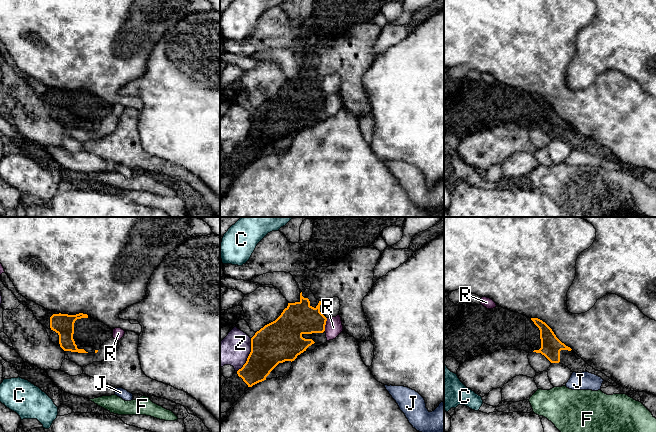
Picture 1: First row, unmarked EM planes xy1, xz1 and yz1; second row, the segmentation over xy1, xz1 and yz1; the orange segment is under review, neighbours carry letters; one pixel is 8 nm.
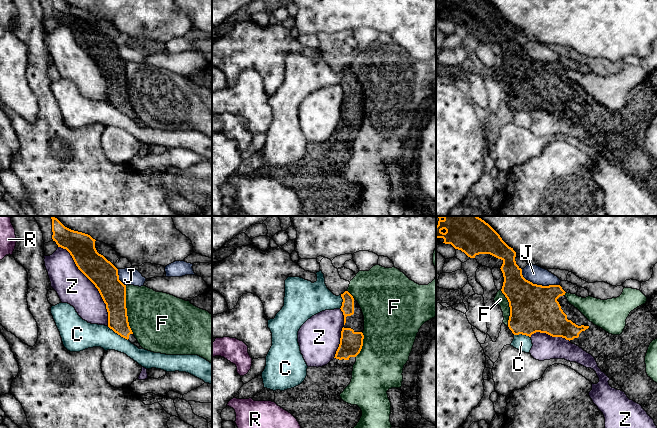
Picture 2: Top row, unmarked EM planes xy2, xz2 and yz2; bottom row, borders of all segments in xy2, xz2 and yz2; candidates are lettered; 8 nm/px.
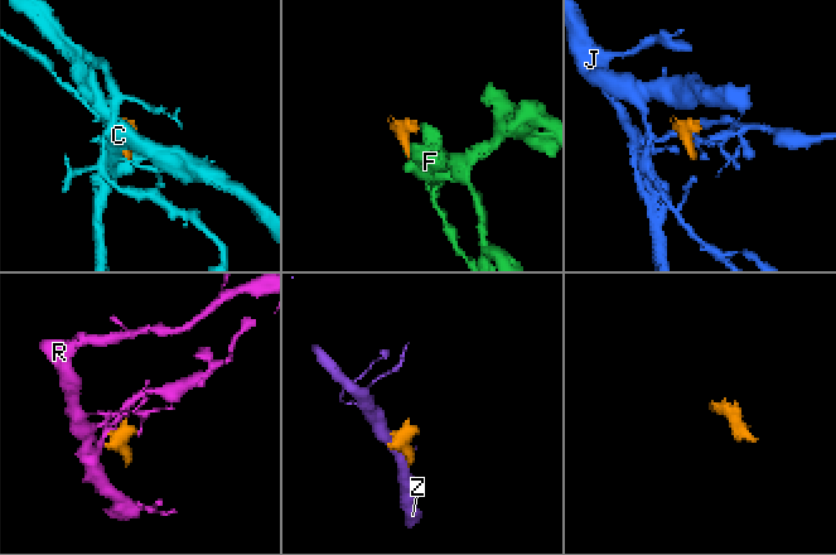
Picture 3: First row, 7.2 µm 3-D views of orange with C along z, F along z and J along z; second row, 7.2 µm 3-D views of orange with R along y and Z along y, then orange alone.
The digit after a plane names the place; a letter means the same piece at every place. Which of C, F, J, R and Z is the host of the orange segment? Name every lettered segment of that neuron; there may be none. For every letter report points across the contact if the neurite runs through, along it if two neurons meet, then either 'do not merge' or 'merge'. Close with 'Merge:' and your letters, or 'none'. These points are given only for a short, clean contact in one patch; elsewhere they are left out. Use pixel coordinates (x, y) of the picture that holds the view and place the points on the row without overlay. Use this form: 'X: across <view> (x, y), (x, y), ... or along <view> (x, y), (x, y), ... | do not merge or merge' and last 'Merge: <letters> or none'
C: along xy2 (107, 102), (127, 116) | do not merge
F: do not merge
J: along yz2 (521, 45), (521, 50), (533, 59), (558, 61) | do not merge
R: along xz1 (327, 94), (324, 106) | do not merge
Z: do not merge
Merge: none

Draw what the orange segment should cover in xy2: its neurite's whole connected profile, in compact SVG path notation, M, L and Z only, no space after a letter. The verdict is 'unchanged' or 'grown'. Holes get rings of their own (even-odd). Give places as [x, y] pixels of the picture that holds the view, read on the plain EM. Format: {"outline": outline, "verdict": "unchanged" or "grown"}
{"outline": "M52 0L52 8L53 17L70 29L78 45L98 65L106 80L108 103L139 125L143 125L129 102L126 61L119 56L118 45L97 28L96 16L63 0Z", "verdict": "grown"}

